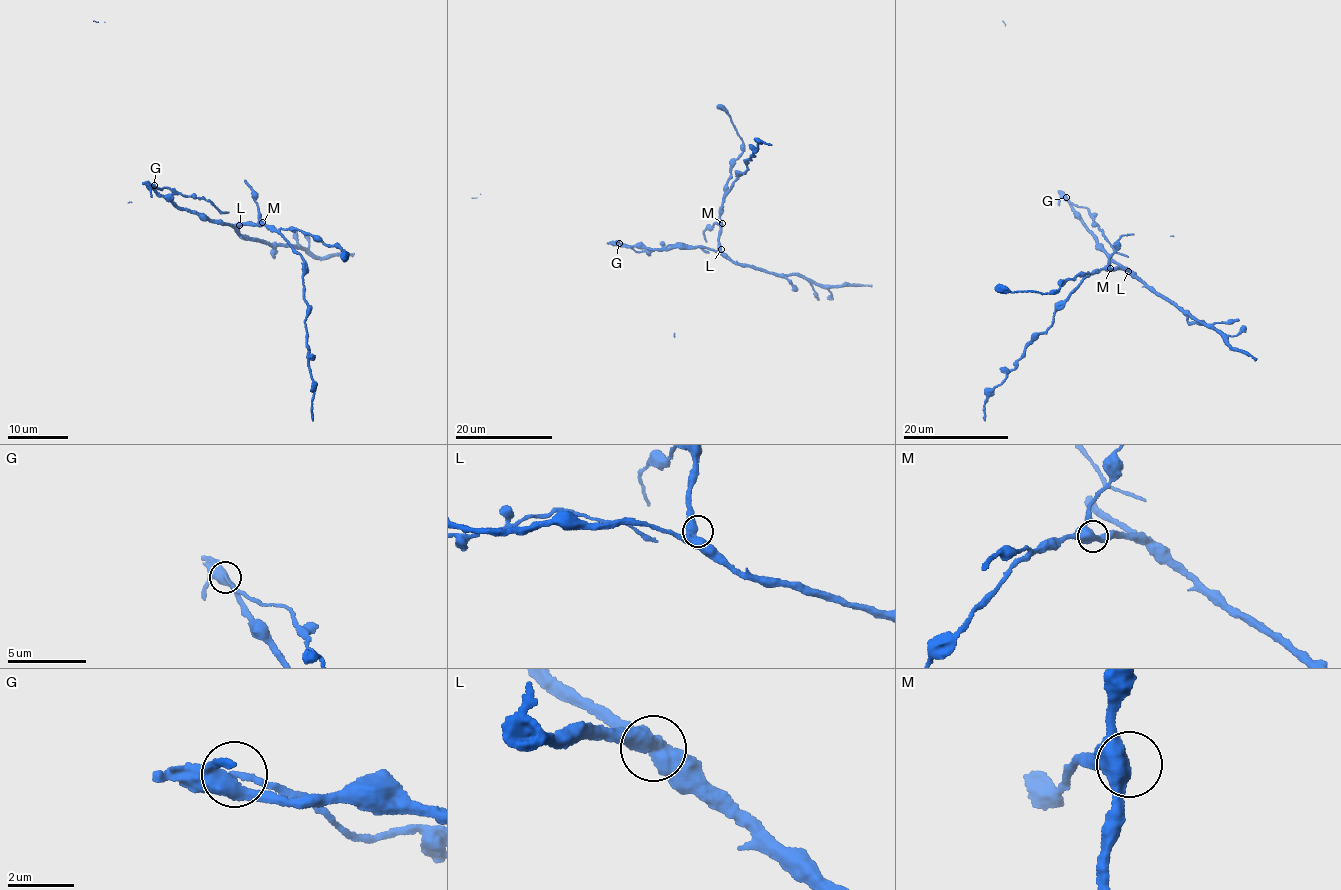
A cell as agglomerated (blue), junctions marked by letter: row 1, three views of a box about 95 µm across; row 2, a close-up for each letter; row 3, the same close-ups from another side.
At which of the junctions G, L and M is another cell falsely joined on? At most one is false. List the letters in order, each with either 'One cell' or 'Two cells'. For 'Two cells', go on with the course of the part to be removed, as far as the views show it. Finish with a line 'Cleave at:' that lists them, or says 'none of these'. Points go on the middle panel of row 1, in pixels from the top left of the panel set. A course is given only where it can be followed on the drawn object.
G: Two cells. Course of the part to remove: (619, 242), (638, 252), (678, 243), (698, 246), (709, 253)
L: One cell
M: One cell
Cleave at: G

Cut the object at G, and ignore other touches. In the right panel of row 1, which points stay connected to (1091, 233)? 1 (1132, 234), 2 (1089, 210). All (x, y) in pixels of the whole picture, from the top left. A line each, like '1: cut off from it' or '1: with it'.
1: with it
2: cut off from it

